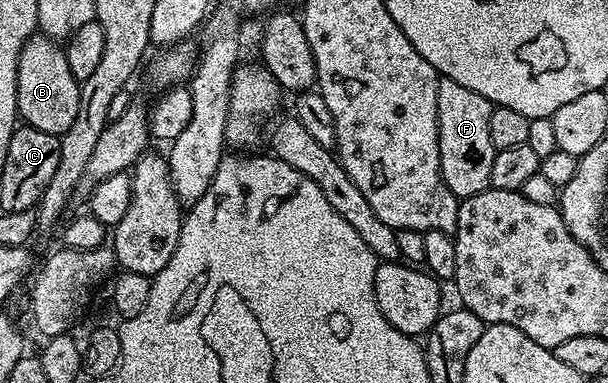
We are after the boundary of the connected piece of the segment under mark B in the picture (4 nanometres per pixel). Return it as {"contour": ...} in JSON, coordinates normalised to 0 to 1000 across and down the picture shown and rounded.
{"contour":[[[59,84],[46,99],[35,125],[28,167],[30,305],[43,326],[102,355],[127,303],[132,222],[120,188],[113,188],[109,128],[92,102],[69,84]]]}

